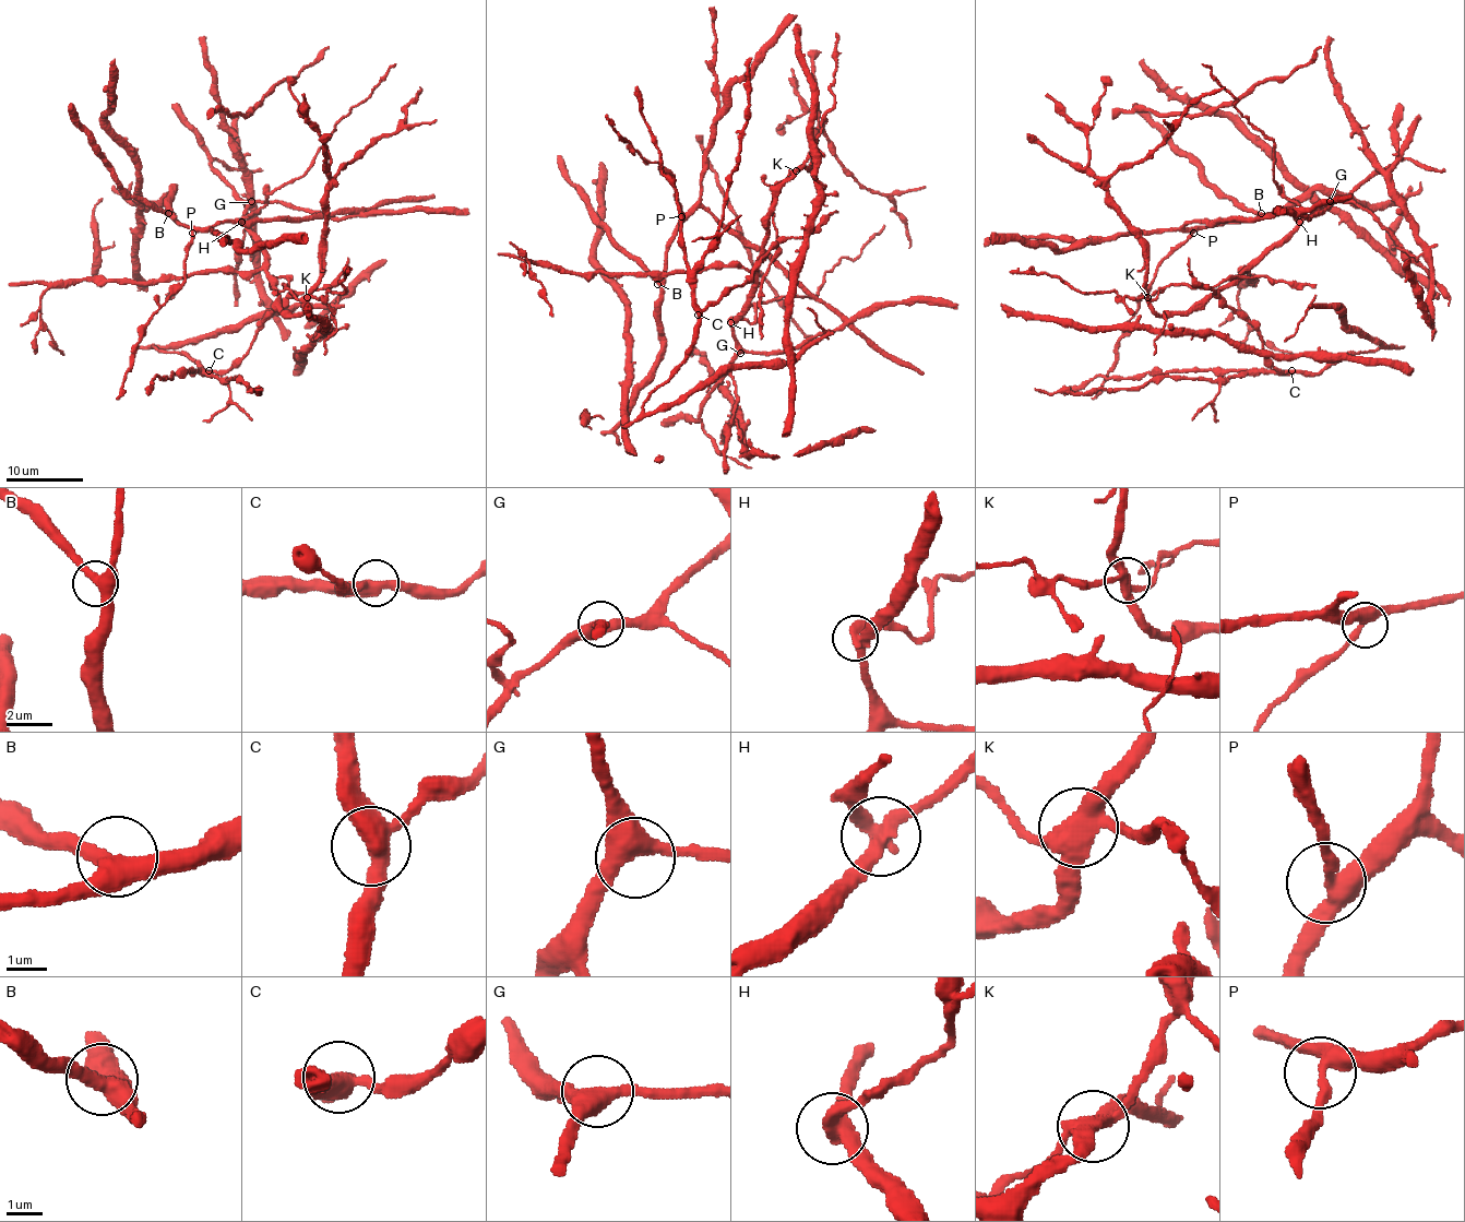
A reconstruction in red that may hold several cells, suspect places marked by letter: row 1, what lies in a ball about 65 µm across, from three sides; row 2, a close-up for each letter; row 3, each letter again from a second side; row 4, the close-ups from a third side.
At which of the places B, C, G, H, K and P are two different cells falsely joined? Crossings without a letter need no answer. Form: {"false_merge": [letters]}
{"false_merge": ["H", "K"]}

